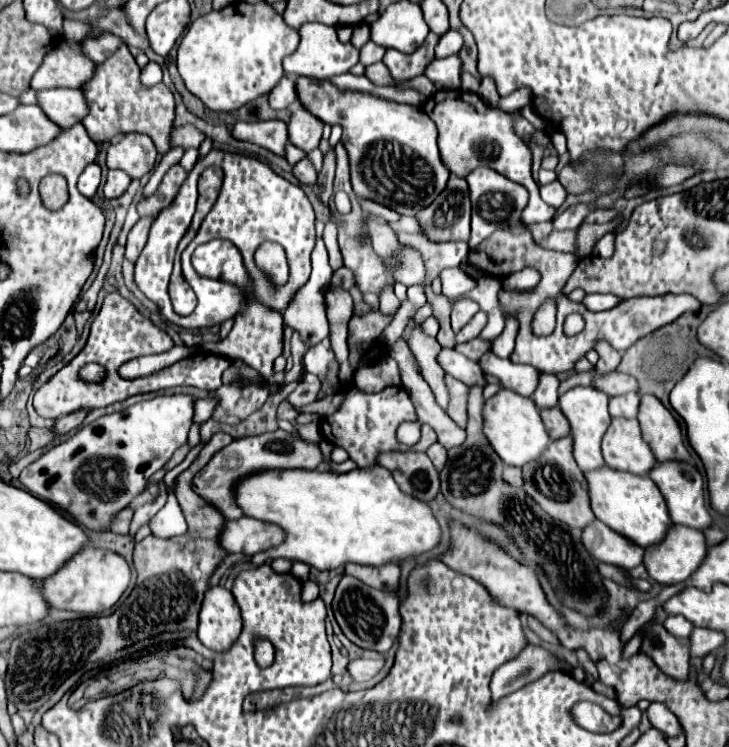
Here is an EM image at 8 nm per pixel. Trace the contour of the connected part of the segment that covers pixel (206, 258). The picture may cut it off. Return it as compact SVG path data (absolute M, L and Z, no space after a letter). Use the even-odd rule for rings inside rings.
M208 241L194 251L192 265L200 275L220 277L242 289L250 289L248 273L242 265L240 251L230 241Z

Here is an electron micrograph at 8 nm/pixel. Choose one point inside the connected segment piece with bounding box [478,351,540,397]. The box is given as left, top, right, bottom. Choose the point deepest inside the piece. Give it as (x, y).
(521, 379)

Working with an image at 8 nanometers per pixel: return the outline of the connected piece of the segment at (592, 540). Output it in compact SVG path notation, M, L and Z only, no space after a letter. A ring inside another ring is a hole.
M594 519L582 529L582 543L584 543L584 549L588 549L588 553L598 561L618 565L626 571L642 565L644 549L628 541L620 533L608 529L598 519Z

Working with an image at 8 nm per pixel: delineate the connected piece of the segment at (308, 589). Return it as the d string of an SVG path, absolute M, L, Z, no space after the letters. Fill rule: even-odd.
M309 579L303 582L302 601L310 602L319 597L319 585L317 582Z

